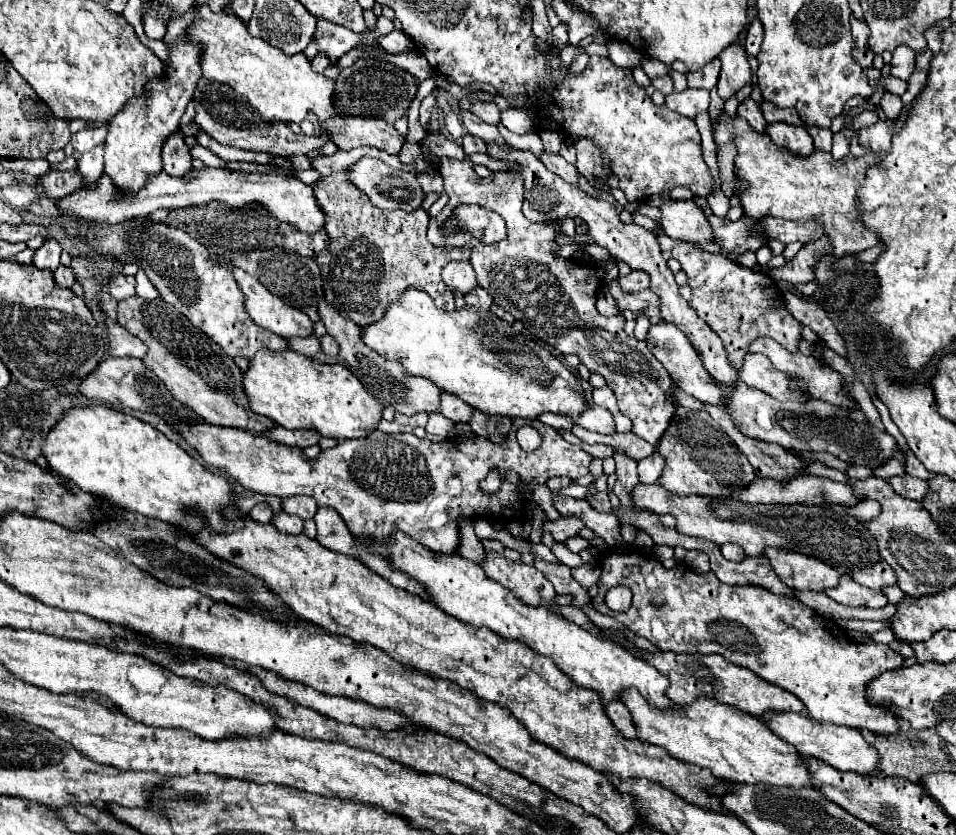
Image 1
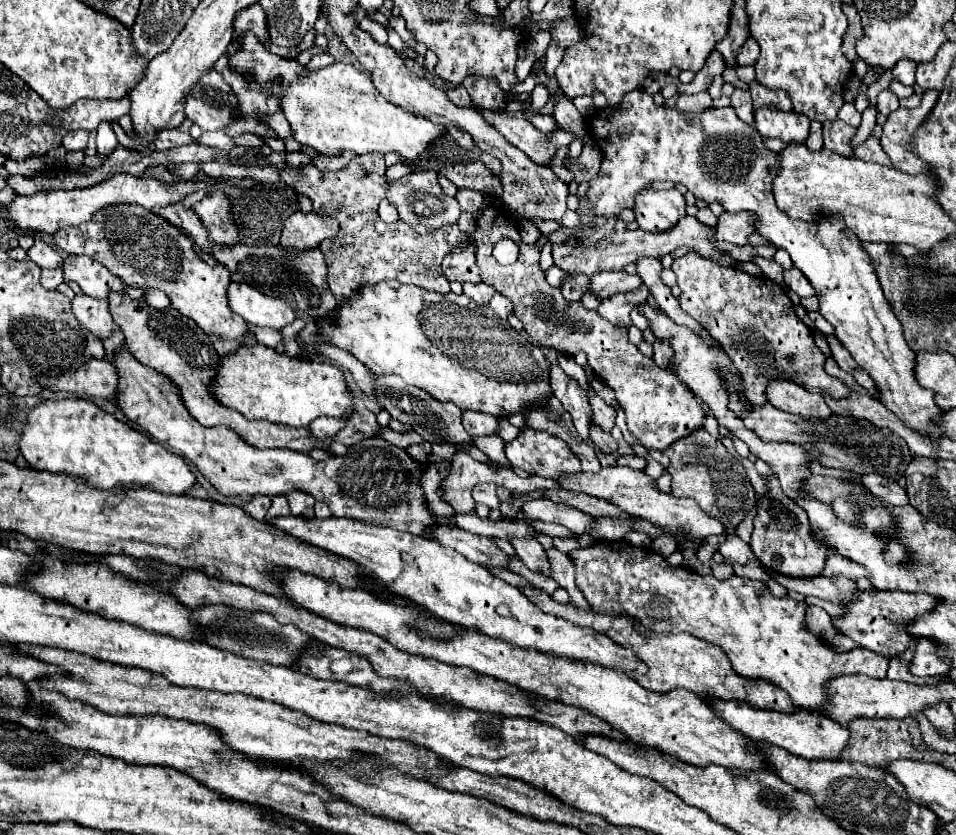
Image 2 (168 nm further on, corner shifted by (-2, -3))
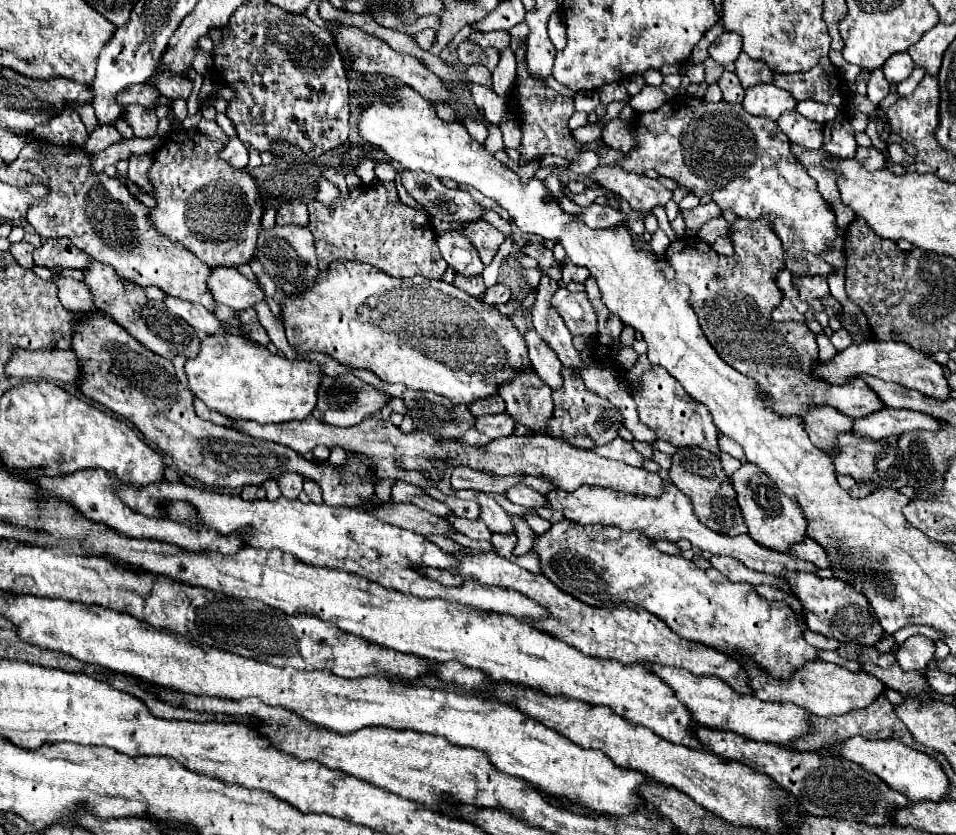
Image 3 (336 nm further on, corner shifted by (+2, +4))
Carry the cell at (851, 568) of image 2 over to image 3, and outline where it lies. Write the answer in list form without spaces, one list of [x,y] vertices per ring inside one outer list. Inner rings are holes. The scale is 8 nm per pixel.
[[[802,540],[802,542],[796,542],[790,546],[790,554],[800,558],[800,560],[806,560],[810,564],[814,564],[816,568],[826,568],[828,566],[828,558],[826,558],[826,552],[820,548],[820,544],[816,544],[814,540]]]

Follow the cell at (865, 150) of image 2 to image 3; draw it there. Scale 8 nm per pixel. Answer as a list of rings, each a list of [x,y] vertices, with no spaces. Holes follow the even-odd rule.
[[[858,146],[854,158],[856,158],[864,168],[868,168],[868,172],[874,172],[874,170],[882,170],[882,168],[884,168],[884,154],[882,154],[880,150],[876,150],[874,146],[872,146],[872,148],[862,148],[862,146]]]

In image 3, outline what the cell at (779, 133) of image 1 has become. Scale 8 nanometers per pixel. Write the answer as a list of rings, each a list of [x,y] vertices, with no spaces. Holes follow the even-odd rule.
[[[754,84],[752,88],[746,88],[742,106],[754,116],[778,120],[782,112],[796,108],[796,100],[790,96],[788,90],[782,90],[774,84]]]

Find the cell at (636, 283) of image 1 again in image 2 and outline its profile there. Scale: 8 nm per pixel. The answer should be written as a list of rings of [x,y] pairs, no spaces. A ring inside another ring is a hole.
[[[602,271],[592,277],[592,293],[598,297],[610,297],[618,293],[636,291],[642,287],[642,279],[638,275],[630,275],[626,271]]]

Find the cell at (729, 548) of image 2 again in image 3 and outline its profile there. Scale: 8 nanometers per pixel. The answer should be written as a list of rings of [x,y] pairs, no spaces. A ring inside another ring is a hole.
[[[664,482],[664,486],[666,486],[666,492],[660,498],[631,495],[616,492],[616,490],[608,490],[608,488],[590,488],[588,484],[584,484],[574,492],[566,492],[566,490],[556,488],[556,490],[546,494],[546,500],[548,500],[550,510],[558,510],[564,514],[564,518],[574,520],[578,524],[602,524],[602,526],[618,526],[624,530],[640,530],[646,536],[650,536],[652,540],[668,538],[668,540],[676,542],[680,538],[686,538],[692,542],[694,548],[708,550],[708,552],[720,554],[720,556],[732,556],[752,570],[774,574],[774,576],[780,576],[780,572],[784,572],[784,570],[792,570],[792,572],[800,570],[800,572],[816,574],[814,564],[802,562],[800,558],[792,556],[790,552],[776,552],[776,550],[764,548],[764,546],[756,544],[748,534],[728,538],[728,536],[712,532],[708,526],[704,526],[696,518],[690,500],[674,484]]]

